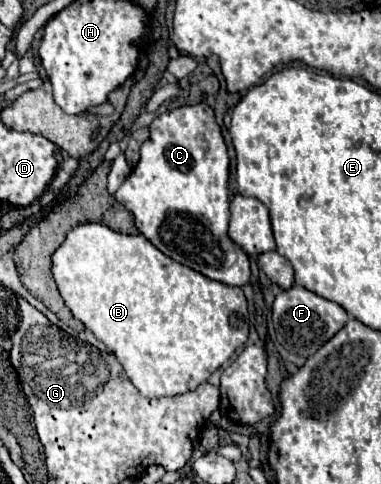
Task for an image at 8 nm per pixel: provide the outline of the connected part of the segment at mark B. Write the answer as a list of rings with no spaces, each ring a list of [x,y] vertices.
[[[89,225],[73,227],[61,247],[51,255],[57,289],[73,317],[115,353],[129,381],[143,397],[173,397],[193,391],[239,349],[249,335],[247,301],[241,287],[213,281],[163,255],[143,235],[123,235],[107,227],[99,229],[99,241],[91,241]]]

